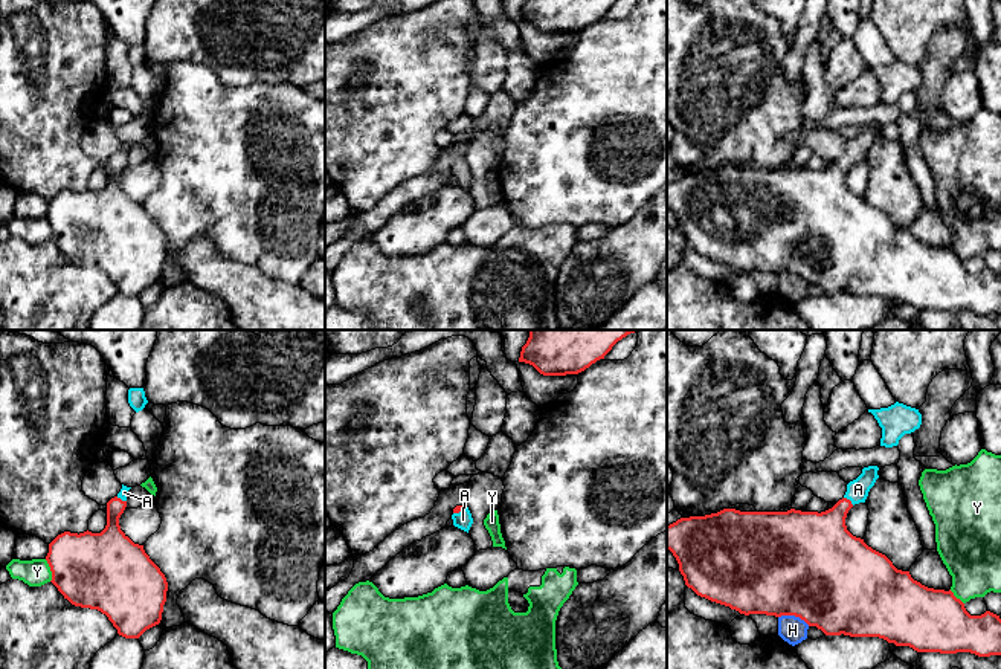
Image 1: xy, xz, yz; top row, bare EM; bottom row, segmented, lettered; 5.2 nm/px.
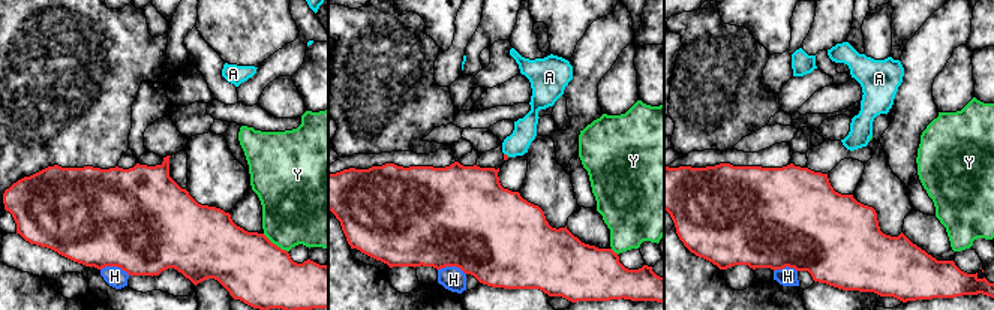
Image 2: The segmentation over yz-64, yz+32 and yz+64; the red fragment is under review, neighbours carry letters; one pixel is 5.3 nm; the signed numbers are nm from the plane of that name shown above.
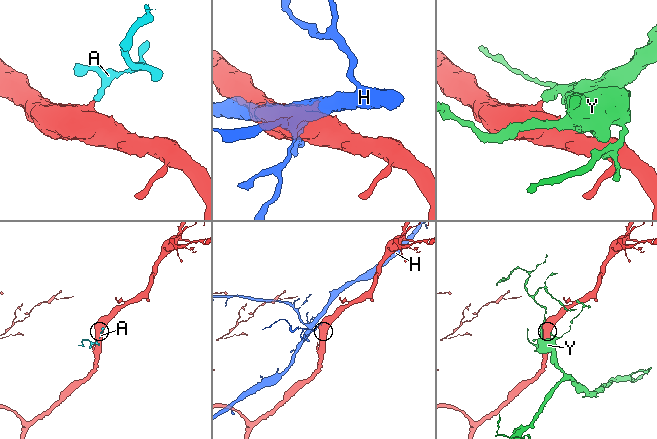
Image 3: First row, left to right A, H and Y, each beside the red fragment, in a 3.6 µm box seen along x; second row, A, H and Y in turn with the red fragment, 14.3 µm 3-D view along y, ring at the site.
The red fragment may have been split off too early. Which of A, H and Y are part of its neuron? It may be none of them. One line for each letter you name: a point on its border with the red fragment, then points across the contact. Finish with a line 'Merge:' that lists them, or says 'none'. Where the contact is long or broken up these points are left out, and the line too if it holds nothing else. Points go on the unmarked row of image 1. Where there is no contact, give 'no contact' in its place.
A: meets red in yz at (849, 158); runs through yz (823, 197), (833, 176), (849, 158), (858, 147)
Merge: A

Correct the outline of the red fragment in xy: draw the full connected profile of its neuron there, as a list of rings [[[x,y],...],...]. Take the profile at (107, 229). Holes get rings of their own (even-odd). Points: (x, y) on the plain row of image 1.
[[[128,148],[121,150],[107,160],[107,183],[101,191],[58,192],[49,202],[46,218],[52,229],[52,241],[72,263],[98,267],[108,275],[117,292],[125,296],[139,296],[146,287],[162,278],[166,260],[168,240],[160,226],[145,211],[143,203],[134,202],[119,183],[127,165]]]

